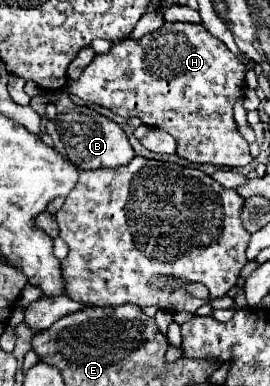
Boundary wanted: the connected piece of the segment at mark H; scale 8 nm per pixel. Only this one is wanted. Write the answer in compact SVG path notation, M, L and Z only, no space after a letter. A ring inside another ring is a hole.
M165 23L157 31L139 41L123 39L113 43L105 55L95 59L83 69L77 81L67 83L67 91L83 101L111 109L115 115L129 119L139 117L143 125L157 127L175 137L175 153L191 163L211 163L217 167L243 167L253 161L247 141L239 135L233 119L233 105L239 87L245 81L245 65L227 49L223 41L213 37L203 23Z

